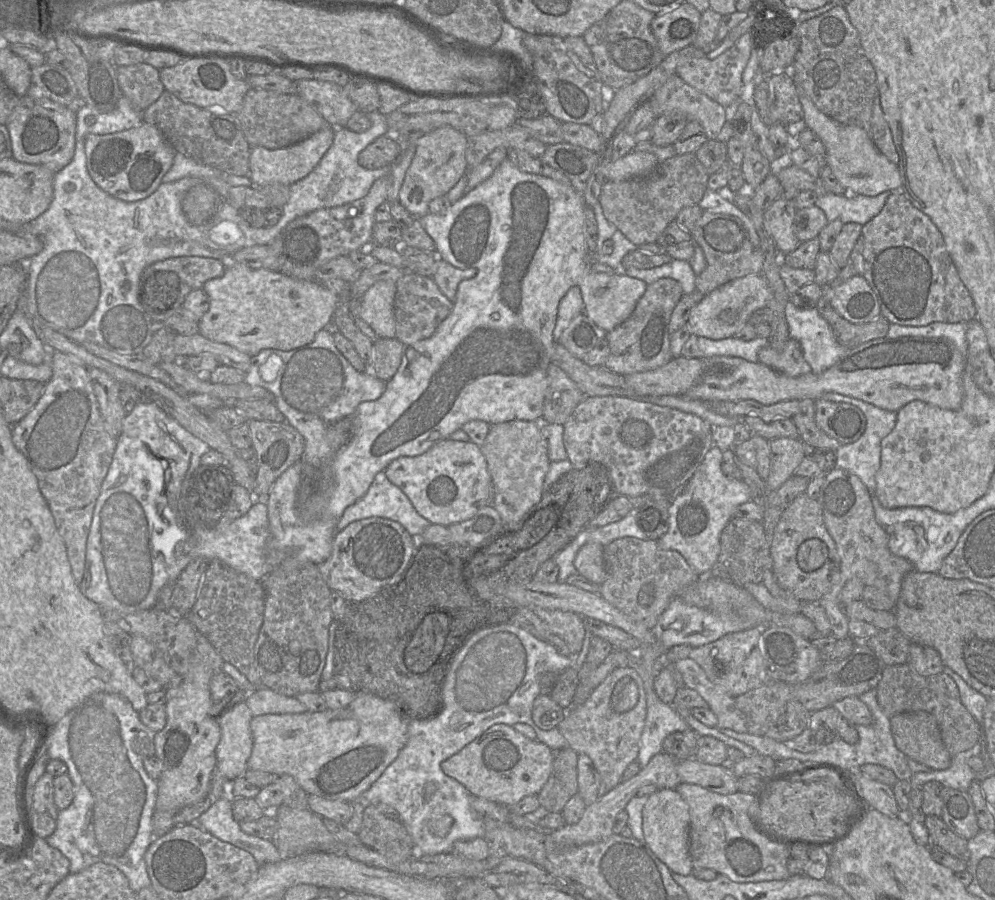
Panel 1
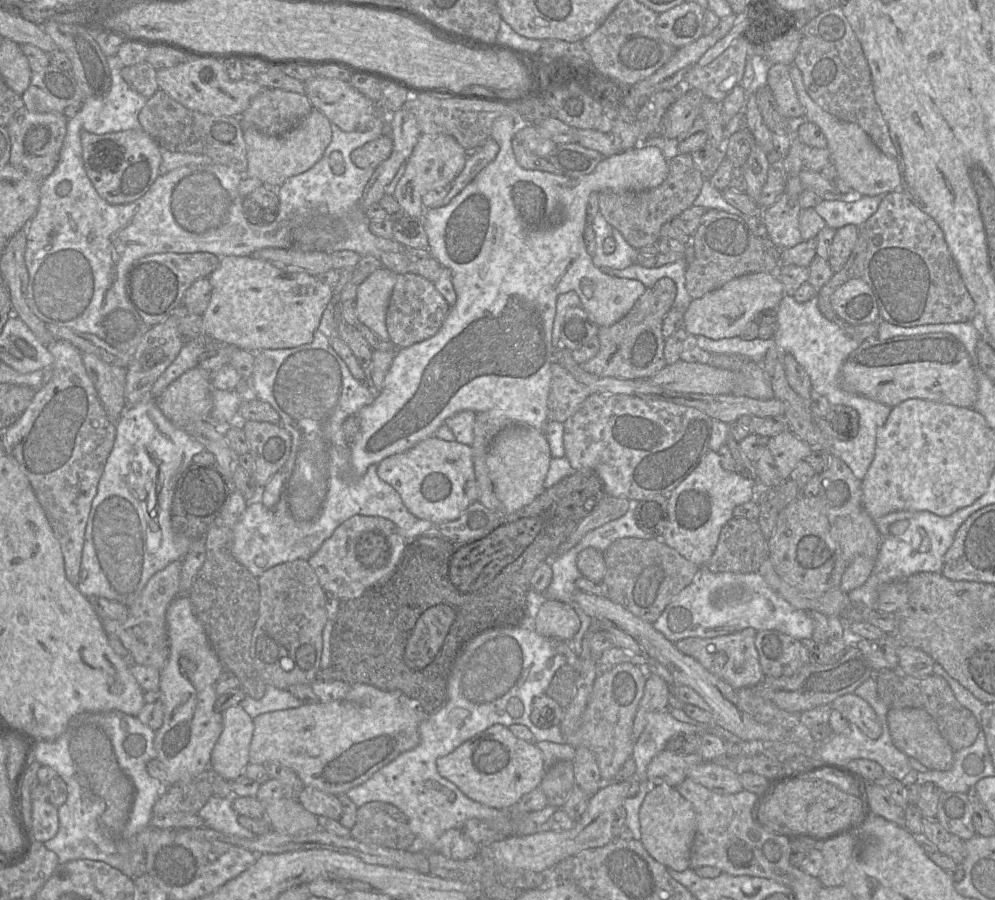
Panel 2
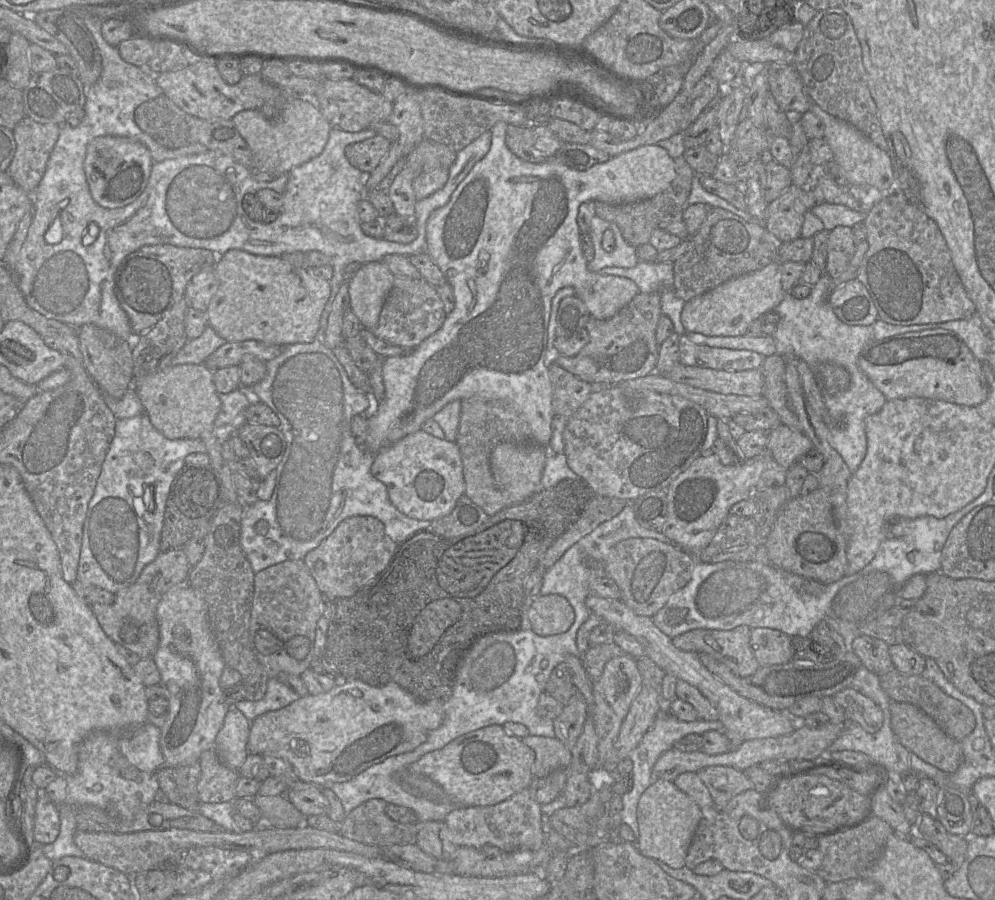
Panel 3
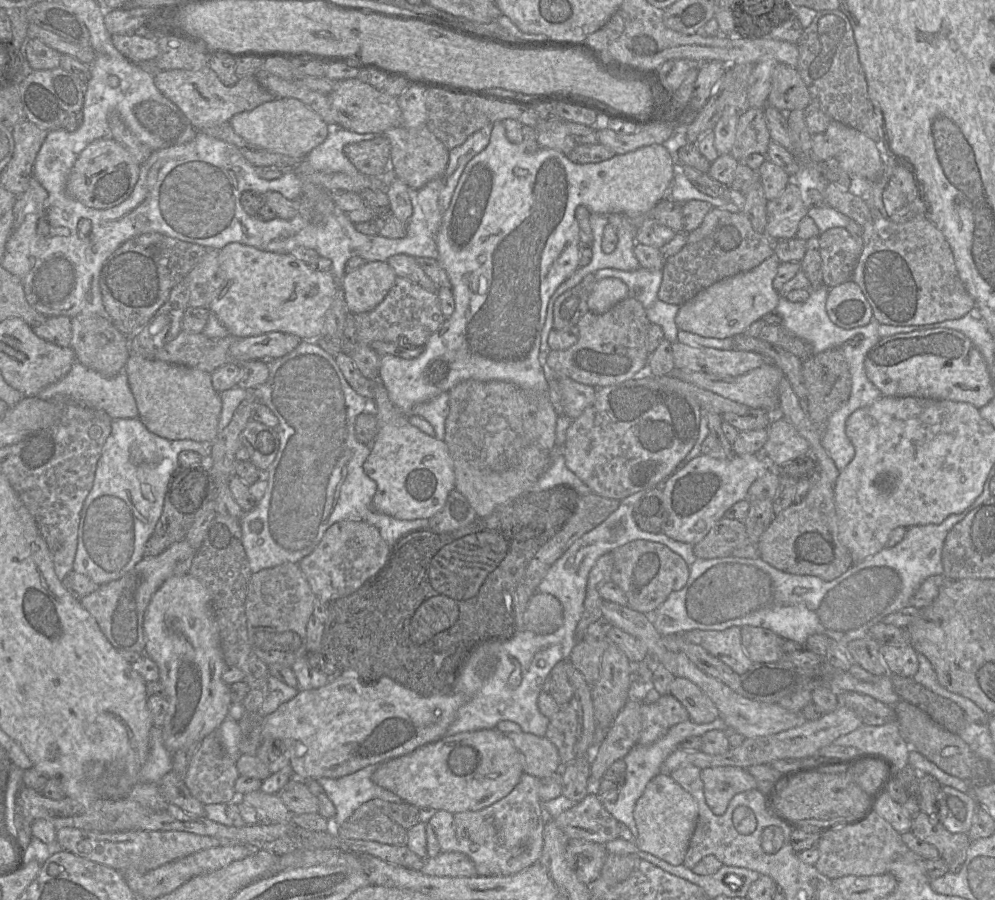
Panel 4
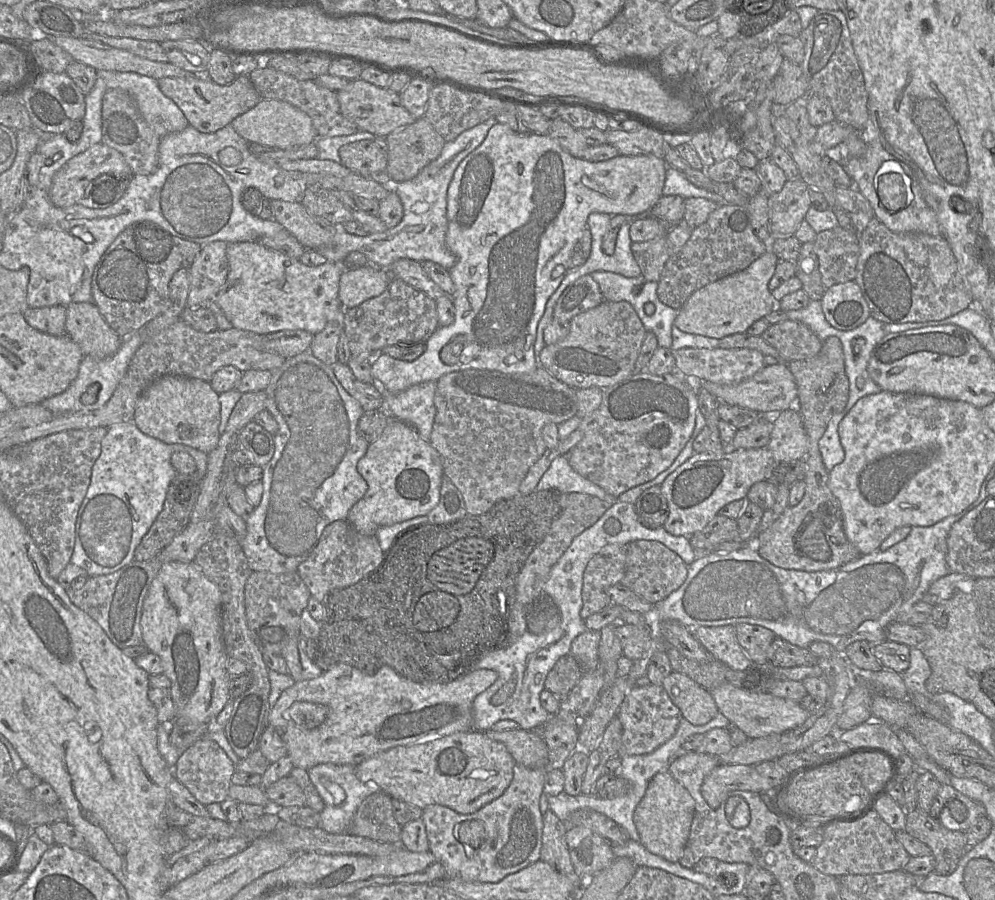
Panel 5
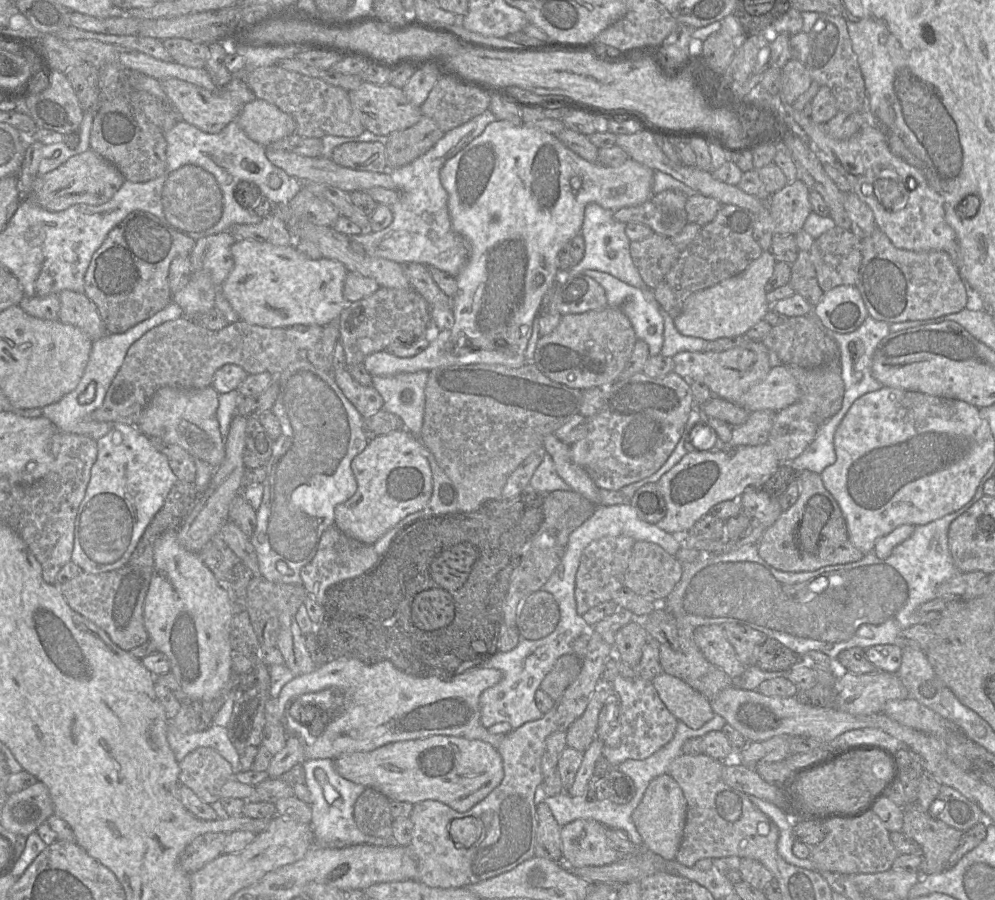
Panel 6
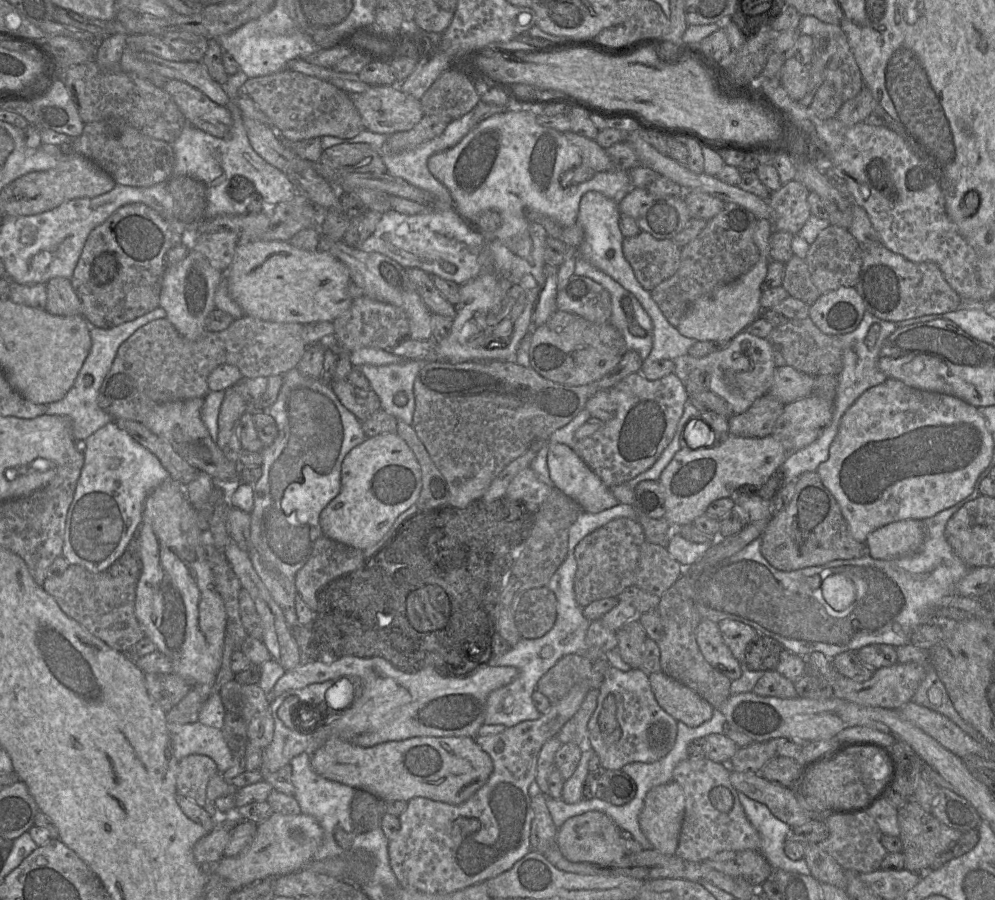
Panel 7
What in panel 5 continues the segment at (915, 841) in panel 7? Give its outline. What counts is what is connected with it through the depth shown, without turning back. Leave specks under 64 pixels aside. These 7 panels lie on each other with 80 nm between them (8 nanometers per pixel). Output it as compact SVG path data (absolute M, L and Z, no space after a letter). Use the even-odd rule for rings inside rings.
M915 809L906 814L905 832L926 844L935 859L935 874L949 875L969 849L966 834L945 828L937 818Z

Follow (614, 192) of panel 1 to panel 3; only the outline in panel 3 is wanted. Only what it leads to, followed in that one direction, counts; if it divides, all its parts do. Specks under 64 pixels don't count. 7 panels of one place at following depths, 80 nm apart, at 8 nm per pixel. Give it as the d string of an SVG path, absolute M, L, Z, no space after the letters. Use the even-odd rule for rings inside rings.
M679 157L674 160L674 169L676 177L670 186L663 192L652 198L627 204L608 204L605 202L595 201L596 216L599 216L609 222L616 223L624 239L634 247L648 244L652 232L658 228L658 224L664 215L670 213L670 211L684 210L686 206L689 206L687 205L687 199L689 197L692 188L692 181L696 176L696 173L683 157Z

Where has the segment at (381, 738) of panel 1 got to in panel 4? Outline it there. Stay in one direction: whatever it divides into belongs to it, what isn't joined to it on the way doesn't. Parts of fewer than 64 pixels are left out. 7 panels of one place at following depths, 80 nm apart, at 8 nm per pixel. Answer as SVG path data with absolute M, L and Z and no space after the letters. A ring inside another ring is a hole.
M344 670L323 687L299 690L291 700L282 703L264 717L262 741L279 740L288 751L290 766L297 779L341 778L368 765L383 762L413 752L418 747L435 742L445 736L460 707L469 698L463 693L422 696L389 677L366 683L354 670Z

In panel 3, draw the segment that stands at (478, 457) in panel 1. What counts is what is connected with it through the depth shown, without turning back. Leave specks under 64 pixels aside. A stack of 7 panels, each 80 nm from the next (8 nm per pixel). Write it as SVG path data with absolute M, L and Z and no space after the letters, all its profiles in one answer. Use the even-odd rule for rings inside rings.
M421 429L376 452L370 472L385 484L391 503L404 515L417 520L433 521L449 514L458 498L465 493L463 465L457 444Z

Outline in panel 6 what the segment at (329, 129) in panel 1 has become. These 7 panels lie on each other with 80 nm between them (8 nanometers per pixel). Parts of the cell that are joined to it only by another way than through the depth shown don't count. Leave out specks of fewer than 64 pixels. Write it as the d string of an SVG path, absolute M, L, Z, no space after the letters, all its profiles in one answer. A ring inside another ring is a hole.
M258 98L243 106L238 124L251 140L262 146L293 135L296 130L295 121L290 115Z

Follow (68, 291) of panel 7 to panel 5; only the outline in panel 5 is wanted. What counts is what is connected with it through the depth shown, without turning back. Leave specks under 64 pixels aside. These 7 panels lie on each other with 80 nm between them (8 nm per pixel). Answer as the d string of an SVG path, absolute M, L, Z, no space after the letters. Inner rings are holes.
M73 302L66 306L66 334L79 346L84 356L103 359L114 355L122 342L119 336L104 320L93 302Z

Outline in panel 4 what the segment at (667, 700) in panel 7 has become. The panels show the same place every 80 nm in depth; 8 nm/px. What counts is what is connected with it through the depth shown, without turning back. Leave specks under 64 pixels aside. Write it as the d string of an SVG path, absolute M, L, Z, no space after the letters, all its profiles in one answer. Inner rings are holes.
M675 677L670 685L670 694L686 708L694 723L707 724L719 717L719 711L708 695L686 678Z

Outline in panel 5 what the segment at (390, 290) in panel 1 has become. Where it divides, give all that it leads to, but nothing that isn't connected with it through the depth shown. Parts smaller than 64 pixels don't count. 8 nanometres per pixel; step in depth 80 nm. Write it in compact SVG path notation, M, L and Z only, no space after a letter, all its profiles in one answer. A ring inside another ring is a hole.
M371 264L345 269L339 281L341 308L354 308L364 301L381 295L392 279L387 269Z

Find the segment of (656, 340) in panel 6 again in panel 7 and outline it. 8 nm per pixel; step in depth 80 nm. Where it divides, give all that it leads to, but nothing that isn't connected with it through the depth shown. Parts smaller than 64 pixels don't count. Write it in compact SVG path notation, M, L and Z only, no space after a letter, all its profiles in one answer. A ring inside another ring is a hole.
M578 250L574 274L591 278L609 292L611 298L611 318L609 323L623 336L628 351L636 351L644 361L651 352L653 345L652 321L638 299L612 277L582 259L578 254Z

